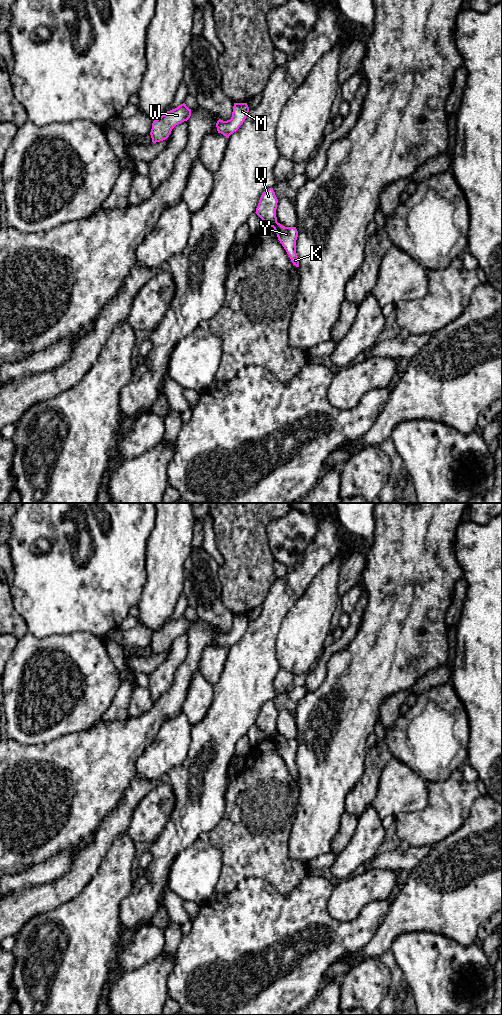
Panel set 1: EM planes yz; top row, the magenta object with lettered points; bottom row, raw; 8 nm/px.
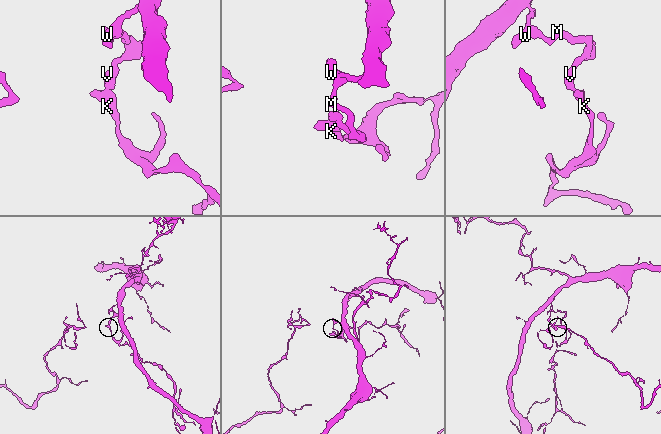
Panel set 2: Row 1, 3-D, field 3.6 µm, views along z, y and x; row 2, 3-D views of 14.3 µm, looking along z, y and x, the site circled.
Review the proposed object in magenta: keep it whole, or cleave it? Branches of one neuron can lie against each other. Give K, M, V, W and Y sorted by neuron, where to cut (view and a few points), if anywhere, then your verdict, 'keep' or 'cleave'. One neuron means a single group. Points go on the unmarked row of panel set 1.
K Y / M V W; cut in yz along (277, 734), (273, 739); cleave

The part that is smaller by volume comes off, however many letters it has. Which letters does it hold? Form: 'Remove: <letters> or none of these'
Remove: K, Y

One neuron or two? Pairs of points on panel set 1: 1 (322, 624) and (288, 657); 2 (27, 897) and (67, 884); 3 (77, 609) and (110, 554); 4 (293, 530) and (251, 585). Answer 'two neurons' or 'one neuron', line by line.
1: one neuron
2: one neuron
3: one neuron
4: two neurons

